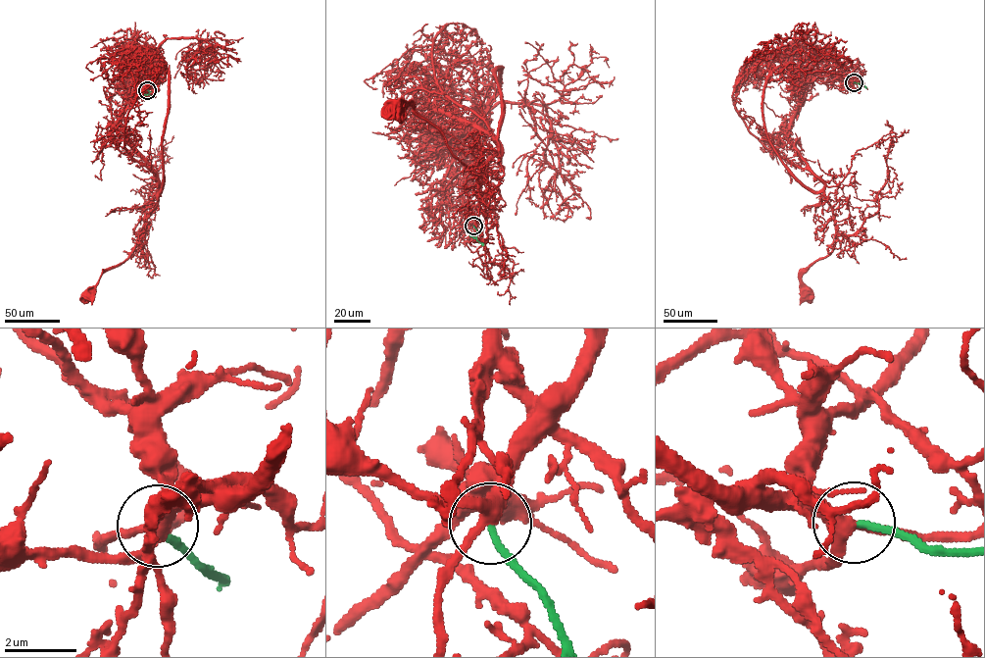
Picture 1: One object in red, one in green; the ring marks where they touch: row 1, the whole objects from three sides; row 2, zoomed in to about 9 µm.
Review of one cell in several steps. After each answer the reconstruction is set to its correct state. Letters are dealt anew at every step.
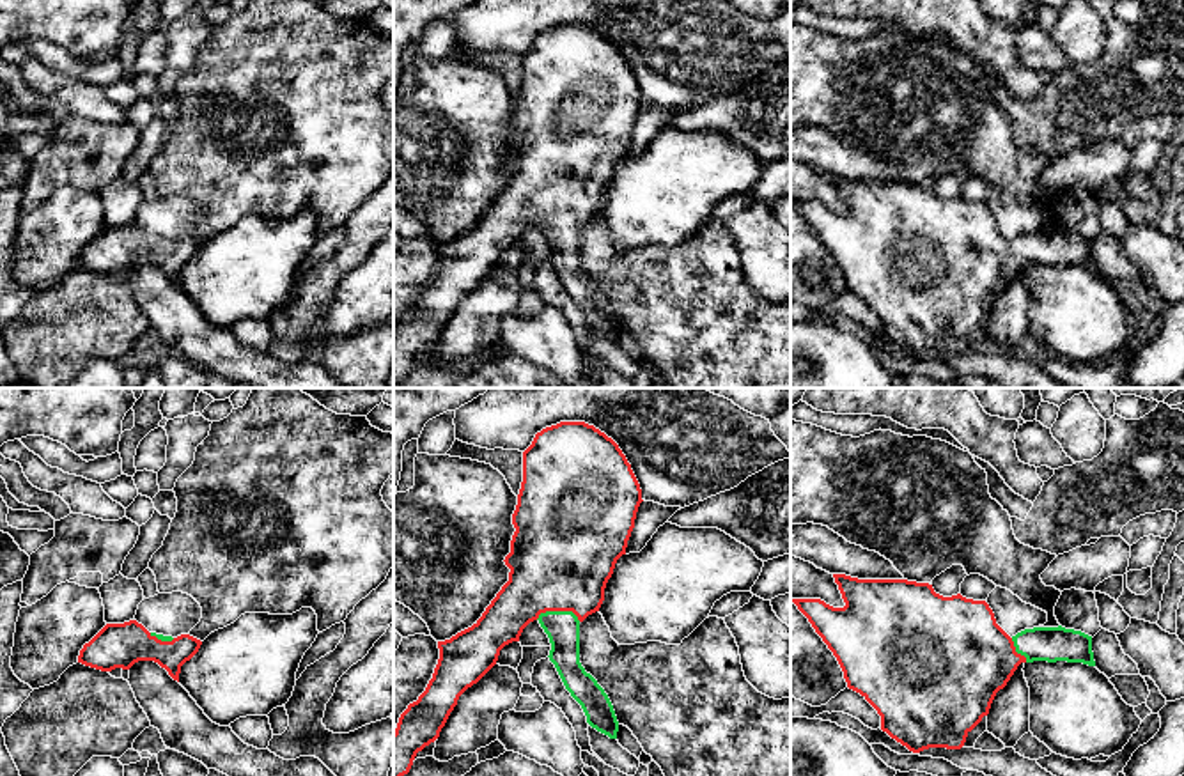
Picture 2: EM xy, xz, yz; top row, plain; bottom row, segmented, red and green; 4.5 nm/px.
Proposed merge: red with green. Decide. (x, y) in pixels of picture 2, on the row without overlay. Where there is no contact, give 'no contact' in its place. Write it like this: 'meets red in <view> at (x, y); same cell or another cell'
meets red in xz at (559, 213); same cell

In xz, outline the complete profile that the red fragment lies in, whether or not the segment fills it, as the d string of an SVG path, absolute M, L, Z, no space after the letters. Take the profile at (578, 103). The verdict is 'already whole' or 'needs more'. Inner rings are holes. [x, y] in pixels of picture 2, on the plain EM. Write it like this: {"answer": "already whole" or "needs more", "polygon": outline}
{"answer": "needs more", "polygon": "M560 25L535 37L523 55L523 85L512 117L516 135L503 163L510 172L509 184L471 230L438 244L440 262L432 282L418 303L401 317L393 335L393 386L409 376L417 356L440 340L459 299L496 268L505 248L519 244L523 232L534 223L548 237L548 260L565 292L581 308L587 326L617 342L613 308L580 266L580 227L599 214L615 167L626 158L642 105L640 87L626 58L594 28Z"}

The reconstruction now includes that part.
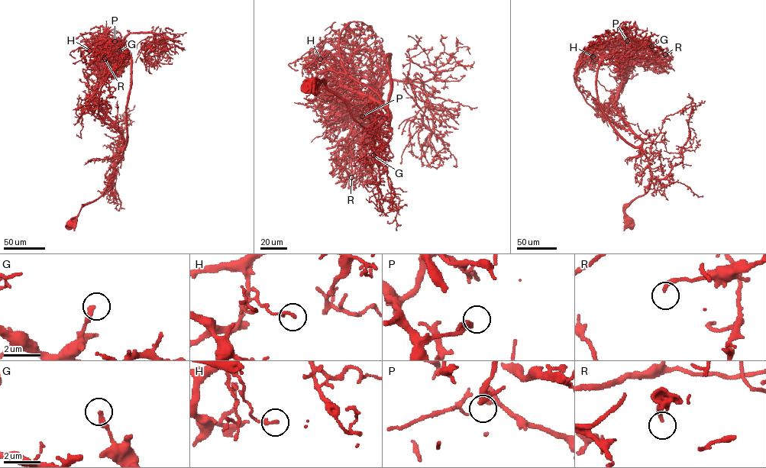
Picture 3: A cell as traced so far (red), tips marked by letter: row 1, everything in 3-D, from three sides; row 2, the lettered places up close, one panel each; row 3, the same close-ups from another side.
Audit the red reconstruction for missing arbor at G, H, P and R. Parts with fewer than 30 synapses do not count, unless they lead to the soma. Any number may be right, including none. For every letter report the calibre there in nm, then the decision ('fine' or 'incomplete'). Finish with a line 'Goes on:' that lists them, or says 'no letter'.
G: 280 nm | fine
H: 180 nm | fine
P: 320 nm | incomplete
R: 240 nm | fine
Goes on: P

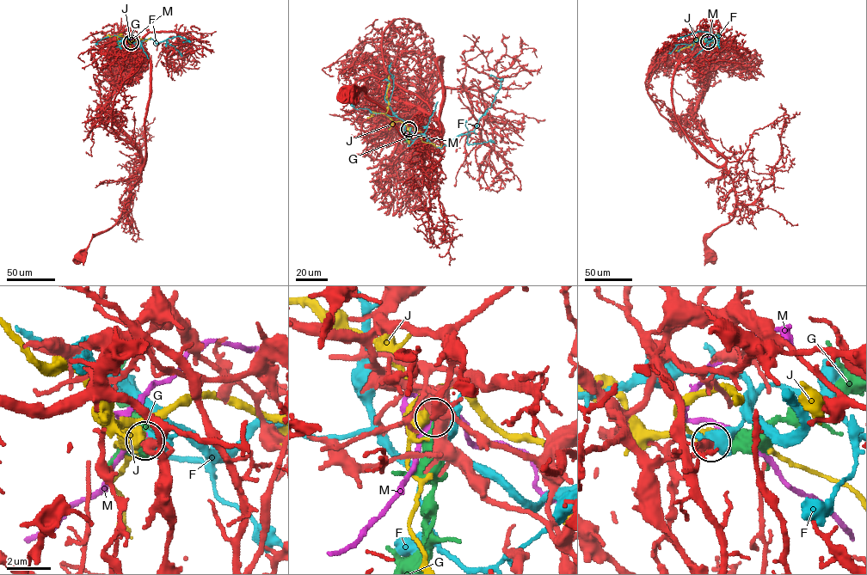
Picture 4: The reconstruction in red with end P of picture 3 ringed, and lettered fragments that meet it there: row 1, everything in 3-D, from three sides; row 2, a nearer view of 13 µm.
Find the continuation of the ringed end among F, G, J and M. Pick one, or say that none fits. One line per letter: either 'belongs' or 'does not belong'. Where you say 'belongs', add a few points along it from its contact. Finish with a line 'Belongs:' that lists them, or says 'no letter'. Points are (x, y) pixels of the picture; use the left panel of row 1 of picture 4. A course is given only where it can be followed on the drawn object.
F: does not belong
G: belongs
J: does not belong
M: does not belong
Belongs: G

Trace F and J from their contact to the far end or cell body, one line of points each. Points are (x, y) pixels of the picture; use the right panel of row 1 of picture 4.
F: (707, 41), (719, 35), (716, 39), (710, 33), (697, 31), (679, 39)
J: (707, 41), (698, 38), (691, 45), (675, 51)

